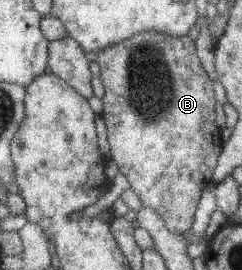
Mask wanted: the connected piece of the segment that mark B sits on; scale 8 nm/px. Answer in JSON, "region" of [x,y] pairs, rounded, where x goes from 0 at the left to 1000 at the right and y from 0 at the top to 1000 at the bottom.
{"region":[[[607,111],[599,119],[570,119],[525,148],[430,178],[405,196],[405,219],[397,222],[417,267],[413,293],[434,330],[434,348],[421,363],[426,415],[417,430],[434,452],[438,489],[446,493],[442,519],[455,548],[450,585],[483,611],[492,637],[525,656],[529,674],[545,689],[545,704],[562,707],[591,763],[620,763],[628,778],[669,807],[682,822],[682,841],[690,841],[707,863],[760,867],[777,863],[793,844],[818,748],[826,744],[839,700],[860,678],[876,674],[880,633],[921,537],[913,474],[888,463],[893,370],[876,296],[864,293],[864,278],[855,278],[806,200],[802,148],[777,126],[764,133],[698,133],[669,119]]]}

